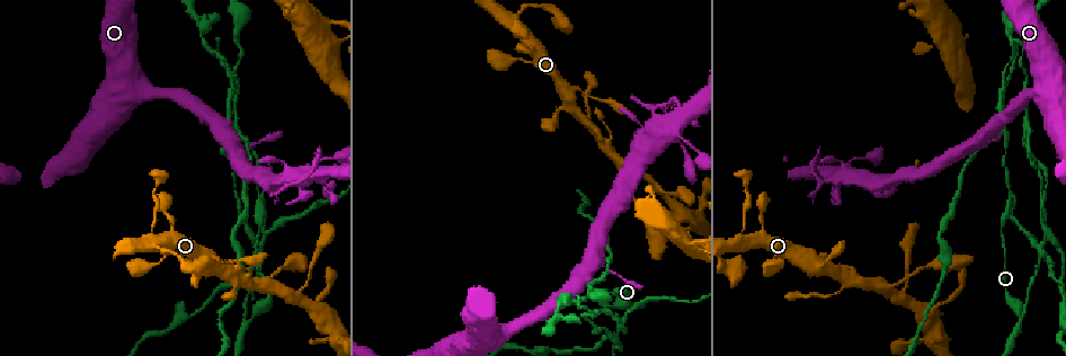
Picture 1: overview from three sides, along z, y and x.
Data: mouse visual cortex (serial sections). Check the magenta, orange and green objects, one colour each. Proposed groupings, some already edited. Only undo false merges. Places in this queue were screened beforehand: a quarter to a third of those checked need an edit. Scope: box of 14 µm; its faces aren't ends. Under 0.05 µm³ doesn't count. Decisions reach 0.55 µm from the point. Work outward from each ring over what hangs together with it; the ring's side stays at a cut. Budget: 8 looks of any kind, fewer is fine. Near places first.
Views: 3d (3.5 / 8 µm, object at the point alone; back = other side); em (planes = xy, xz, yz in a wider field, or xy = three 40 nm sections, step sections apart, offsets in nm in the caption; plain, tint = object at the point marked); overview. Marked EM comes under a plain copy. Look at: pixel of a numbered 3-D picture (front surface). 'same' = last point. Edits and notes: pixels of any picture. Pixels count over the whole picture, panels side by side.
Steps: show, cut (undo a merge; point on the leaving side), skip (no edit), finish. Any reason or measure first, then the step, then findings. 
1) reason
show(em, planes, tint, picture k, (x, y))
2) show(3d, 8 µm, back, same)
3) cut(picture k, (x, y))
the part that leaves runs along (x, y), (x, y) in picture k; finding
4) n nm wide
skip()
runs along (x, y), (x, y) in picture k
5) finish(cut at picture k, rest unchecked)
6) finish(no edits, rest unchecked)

looks like a crossing
show(3d, 3.5 µm, picture 1, (666, 124))

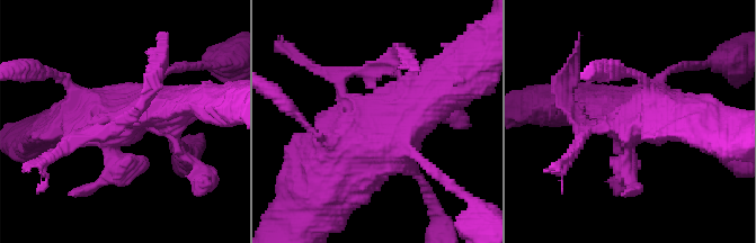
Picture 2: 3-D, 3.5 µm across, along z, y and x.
show(em, xy, step 1, tint, picture 2, (124, 132))

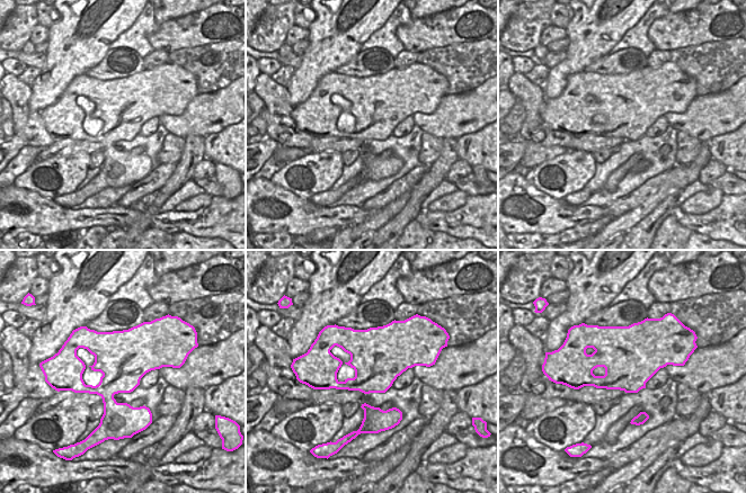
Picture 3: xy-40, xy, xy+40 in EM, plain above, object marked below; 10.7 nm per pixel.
skip()
runs along (321, 195), (362, 151), (438, 97) in picture 2; all the same cell

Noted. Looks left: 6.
side arm on a straight run
show(3d, 3.5 µm, picture 1, (268, 288))

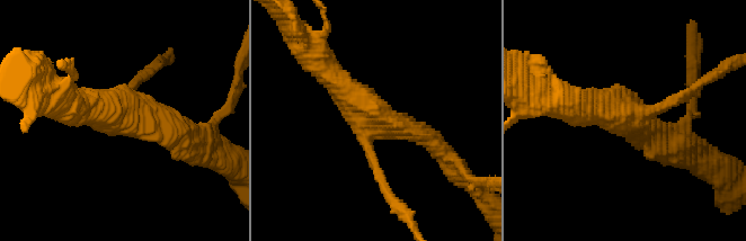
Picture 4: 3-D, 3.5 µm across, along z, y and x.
3 arms; arms of 150, 300, 400 nm
show(em, xy, step 1, tint, picture 4, (374, 115))

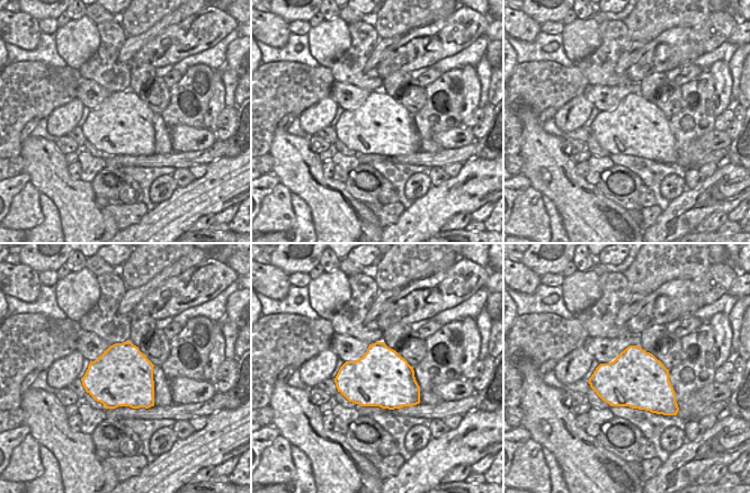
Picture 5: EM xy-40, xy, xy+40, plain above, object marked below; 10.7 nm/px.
skip()
runs along (323, 65), (372, 115), (437, 146) in picture 4; continuous, no second cell

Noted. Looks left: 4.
arms part here
show(3d, 3.5 µm, picture 1, (1018, 323))

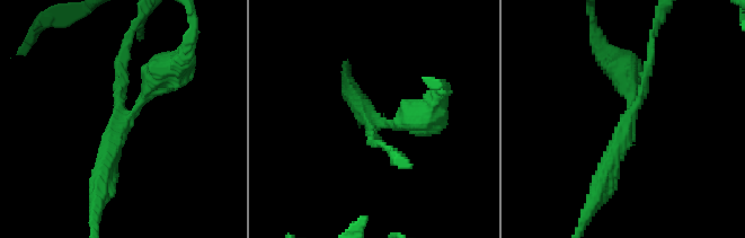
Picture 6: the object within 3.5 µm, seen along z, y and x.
3 arms; arms of 150, 300, 400 nm; shape alone is not enough
show(em, xy, step 5, tint, picture 6, (126, 119))

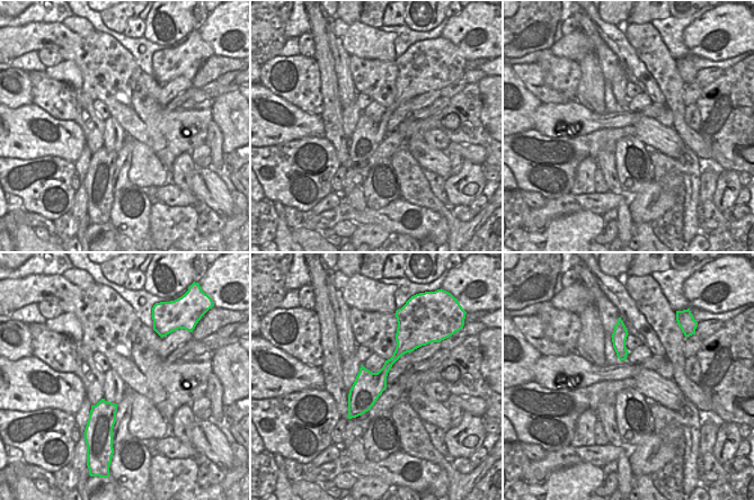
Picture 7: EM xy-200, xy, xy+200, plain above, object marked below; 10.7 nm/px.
skip()
runs along (401, 337), (400, 350), (351, 414) in picture 7; all the same cell

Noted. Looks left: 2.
finish(no edits, rest unchecked)

